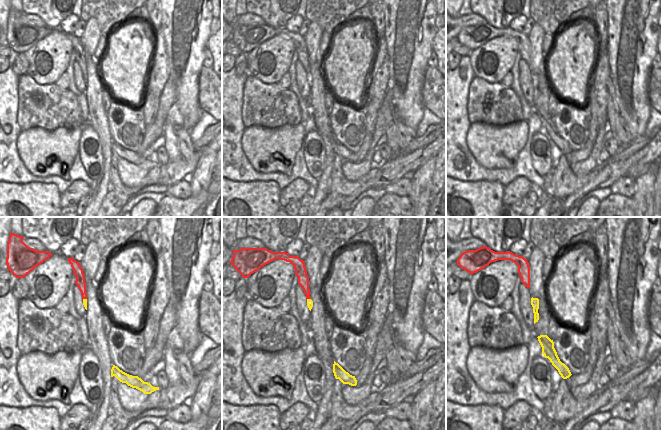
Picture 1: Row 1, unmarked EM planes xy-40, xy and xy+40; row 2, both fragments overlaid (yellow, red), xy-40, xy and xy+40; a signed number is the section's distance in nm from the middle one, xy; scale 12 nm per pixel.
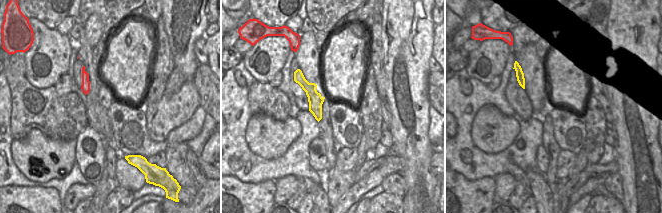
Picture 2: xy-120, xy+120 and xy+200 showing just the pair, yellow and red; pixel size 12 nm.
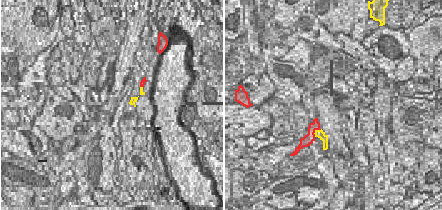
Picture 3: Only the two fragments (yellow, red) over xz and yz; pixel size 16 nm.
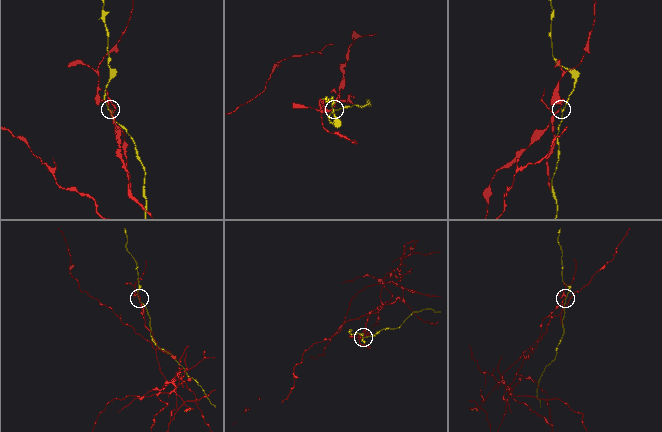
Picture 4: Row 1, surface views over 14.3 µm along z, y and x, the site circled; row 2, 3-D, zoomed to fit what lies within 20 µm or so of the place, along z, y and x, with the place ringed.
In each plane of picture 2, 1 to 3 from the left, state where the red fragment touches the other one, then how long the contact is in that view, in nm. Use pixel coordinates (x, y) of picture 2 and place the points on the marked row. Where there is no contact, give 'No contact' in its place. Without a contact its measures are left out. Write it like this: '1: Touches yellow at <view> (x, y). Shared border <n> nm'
1: No contact
2: No contact
3: No contact

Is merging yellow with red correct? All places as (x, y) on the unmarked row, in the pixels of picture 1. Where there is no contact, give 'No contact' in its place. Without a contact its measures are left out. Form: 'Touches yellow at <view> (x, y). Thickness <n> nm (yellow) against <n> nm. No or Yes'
Touches yellow at xy-40 (85, 75). Thickness 50 nm (yellow) against 120 nm. No

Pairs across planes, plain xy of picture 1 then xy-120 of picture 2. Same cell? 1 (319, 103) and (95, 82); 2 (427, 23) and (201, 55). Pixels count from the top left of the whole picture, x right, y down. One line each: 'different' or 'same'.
1: same
2: different

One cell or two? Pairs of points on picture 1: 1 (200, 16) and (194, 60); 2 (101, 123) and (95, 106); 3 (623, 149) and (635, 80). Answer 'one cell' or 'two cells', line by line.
1: one cell
2: one cell
3: two cells

